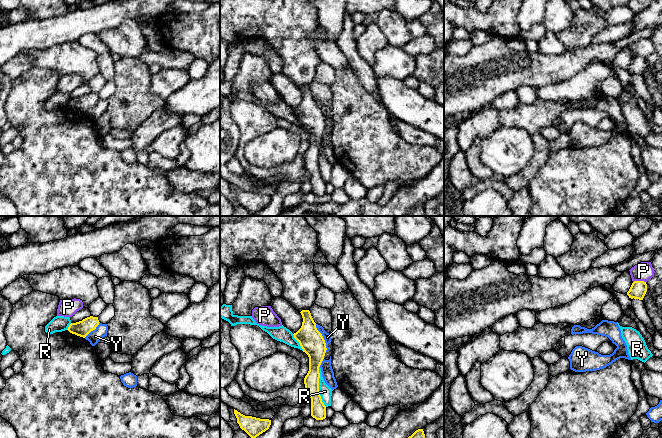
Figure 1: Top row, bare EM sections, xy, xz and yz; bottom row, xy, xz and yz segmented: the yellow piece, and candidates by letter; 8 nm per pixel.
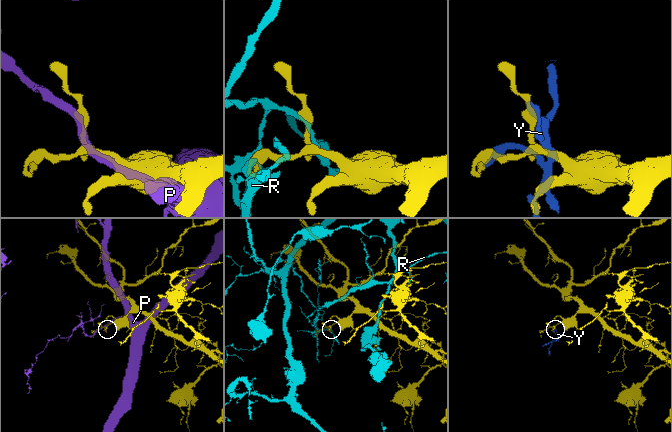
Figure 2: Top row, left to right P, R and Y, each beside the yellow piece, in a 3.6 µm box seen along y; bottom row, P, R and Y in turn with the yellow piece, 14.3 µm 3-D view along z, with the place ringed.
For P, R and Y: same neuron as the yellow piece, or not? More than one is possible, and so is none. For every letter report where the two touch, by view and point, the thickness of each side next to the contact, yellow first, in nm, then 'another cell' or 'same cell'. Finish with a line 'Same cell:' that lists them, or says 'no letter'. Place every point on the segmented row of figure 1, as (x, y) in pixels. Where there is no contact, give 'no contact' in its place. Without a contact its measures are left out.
P: yz (639, 281) | 140/150 nm | another cell
R: xz (318, 386) | 130/100 nm | another cell
Y: xz (323, 338) | 190/60 nm | another cell
Same cell: no letter

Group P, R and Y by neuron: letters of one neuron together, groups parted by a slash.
P / R / Y

